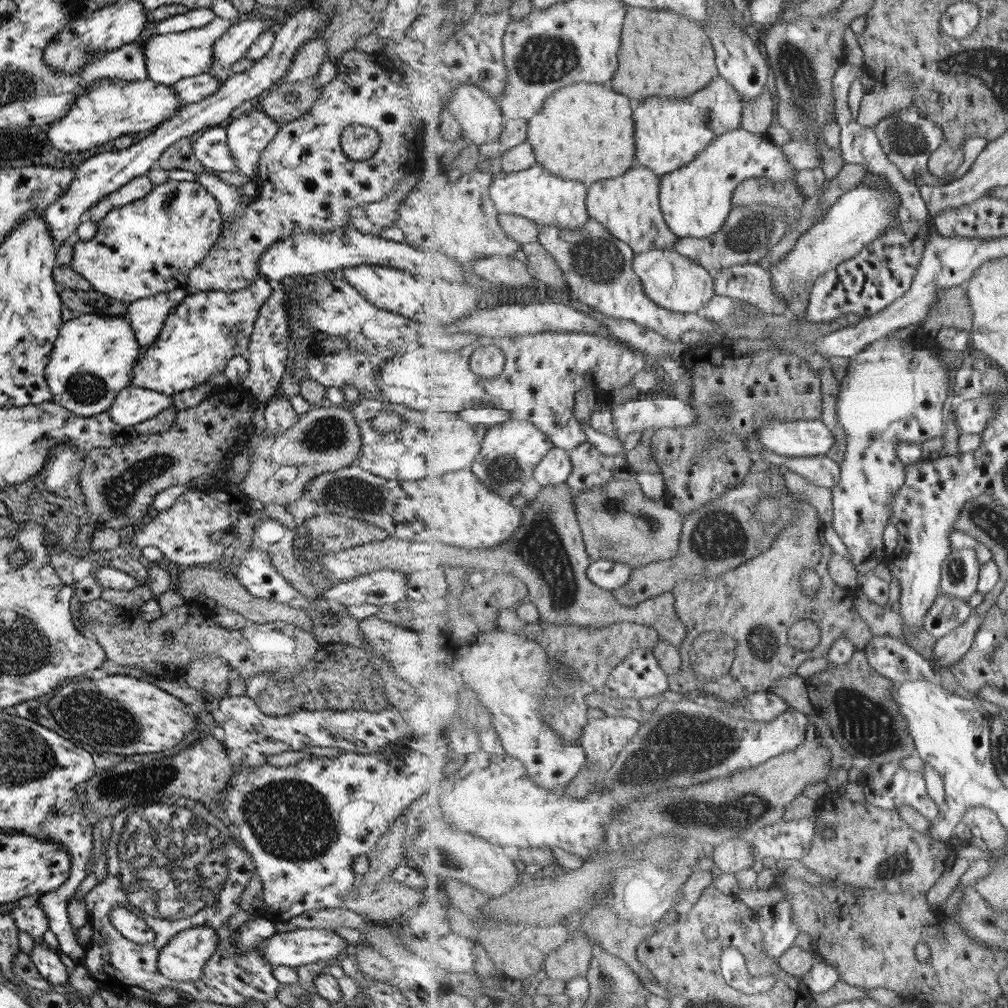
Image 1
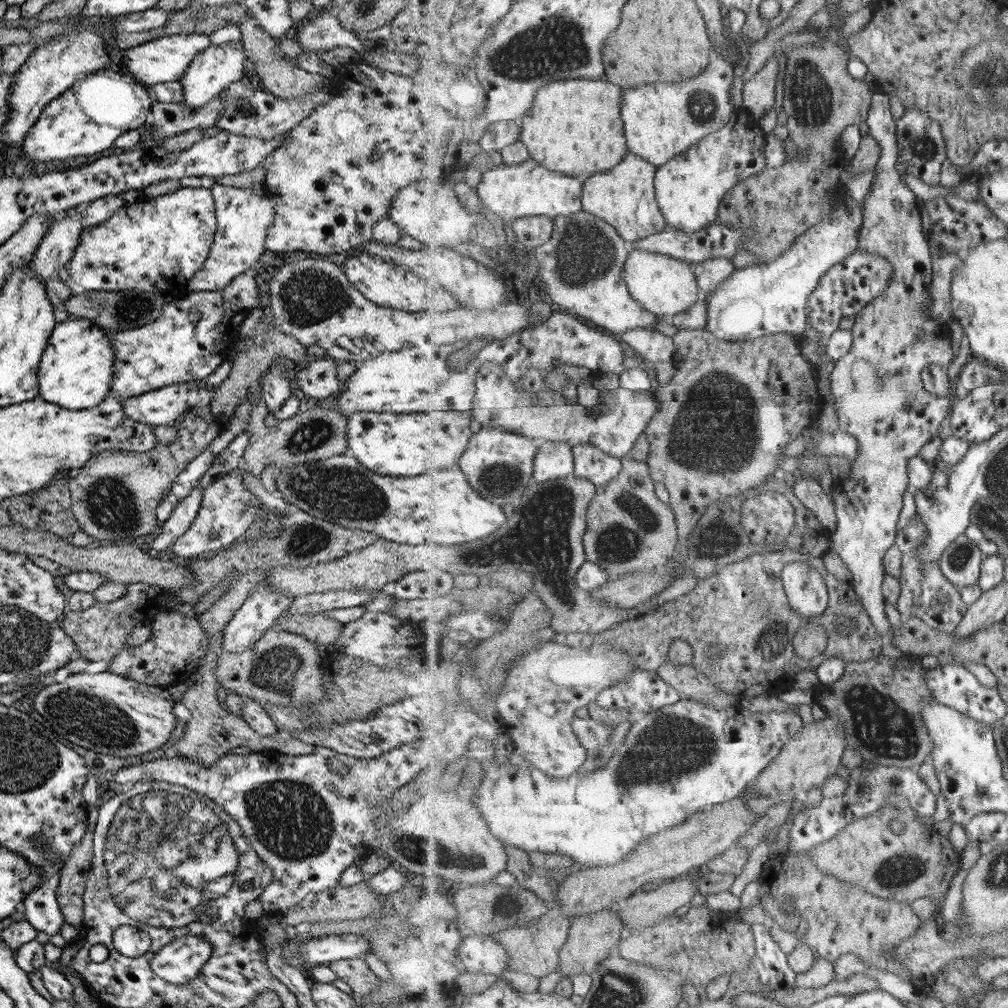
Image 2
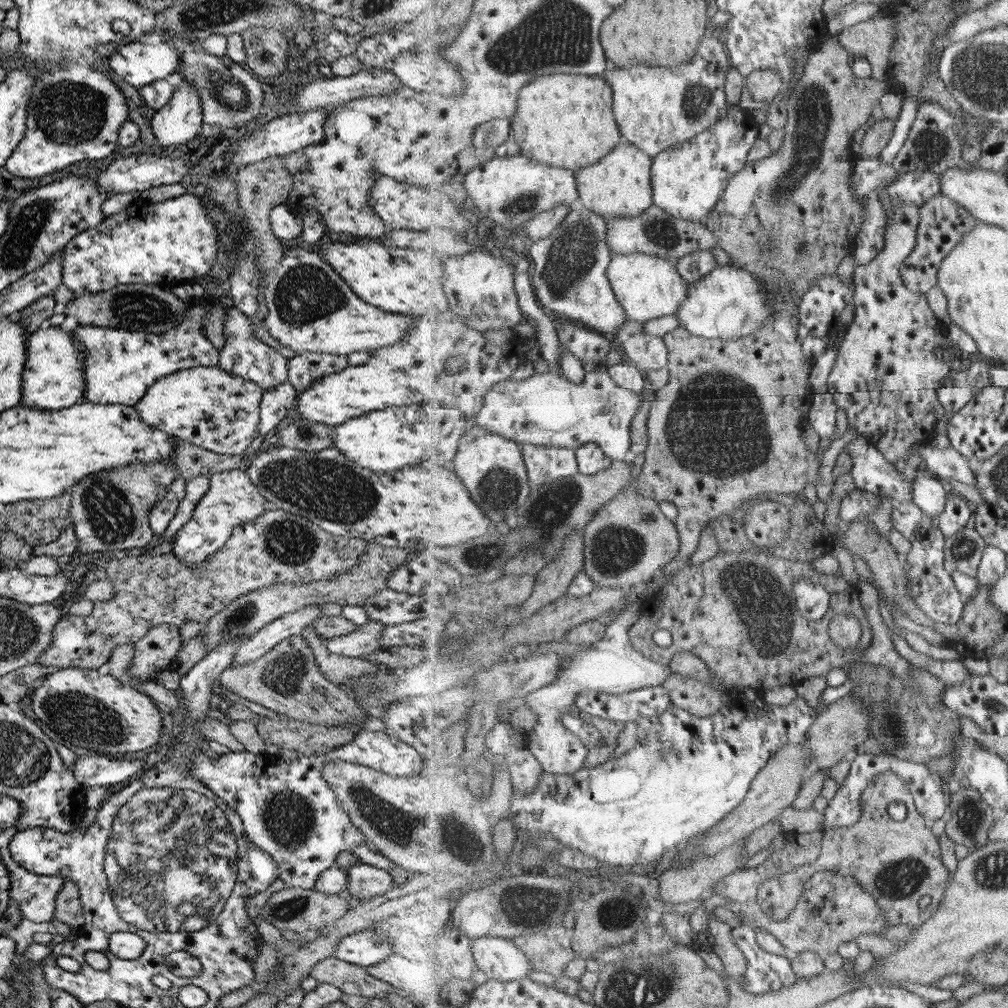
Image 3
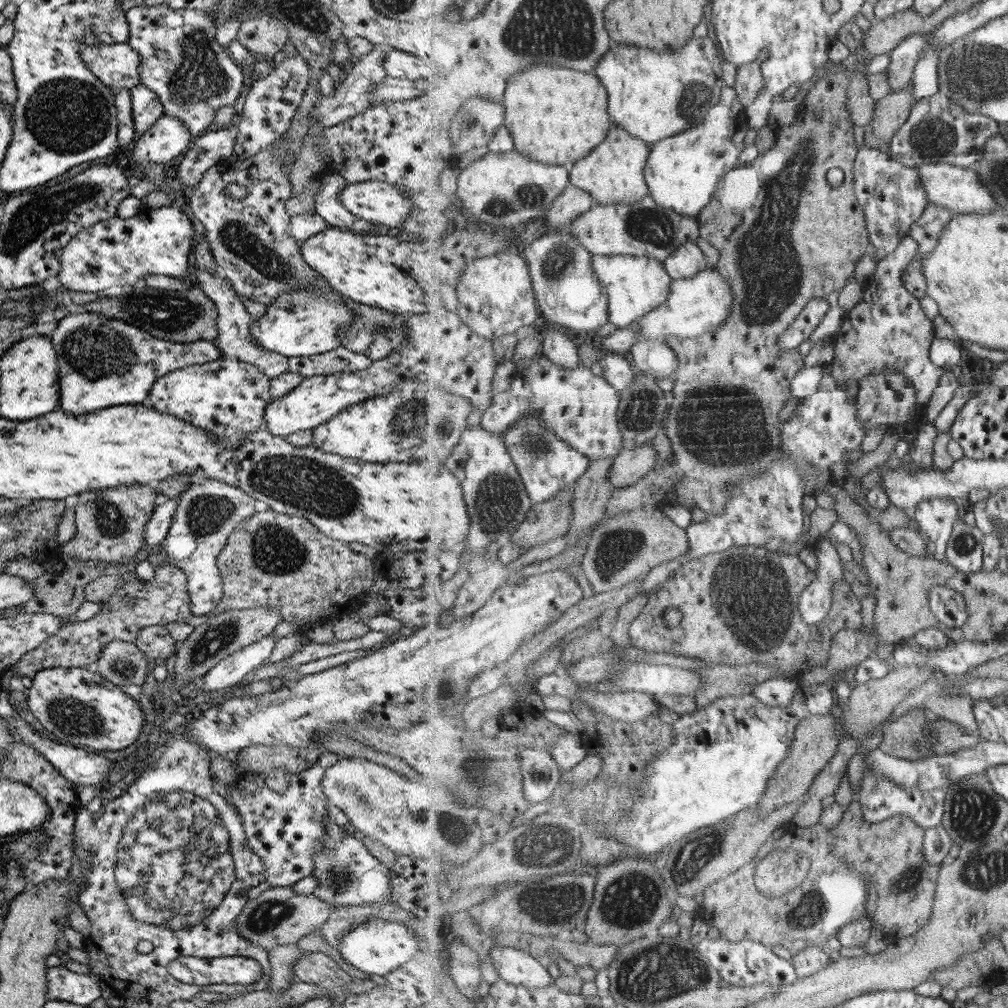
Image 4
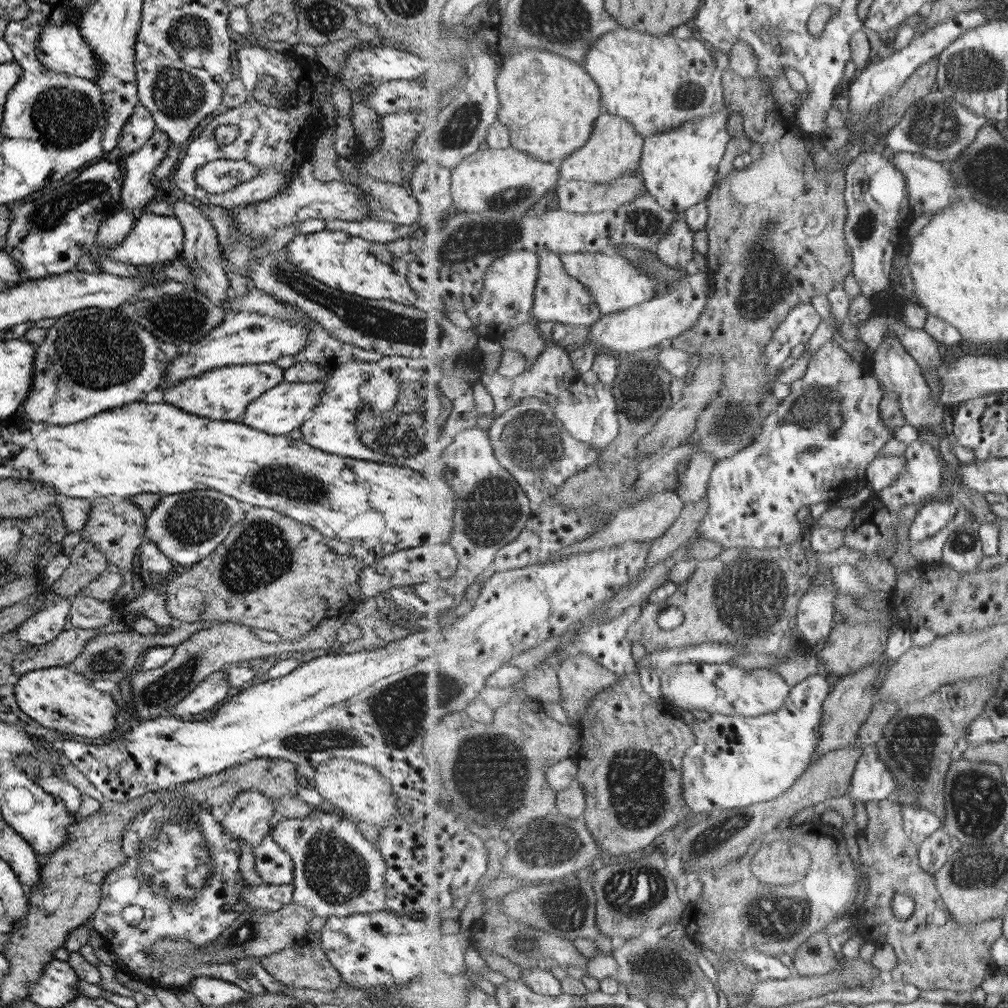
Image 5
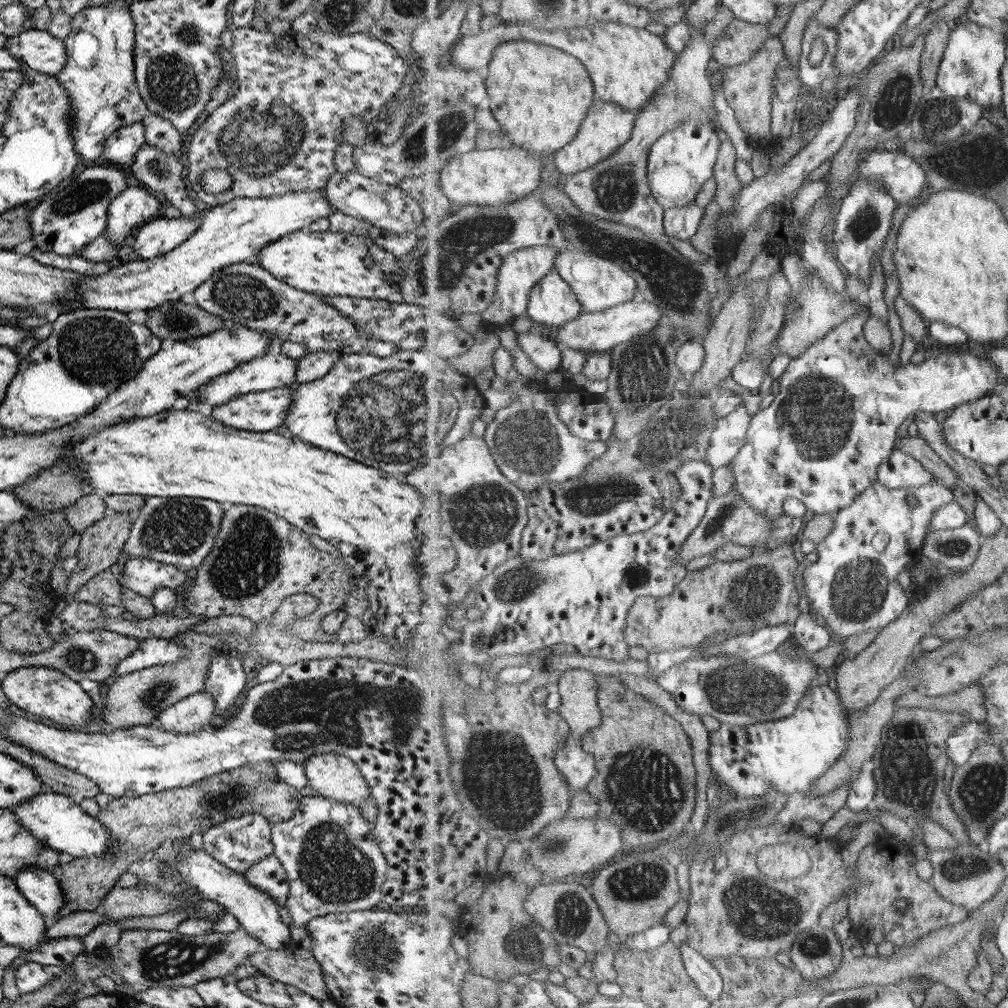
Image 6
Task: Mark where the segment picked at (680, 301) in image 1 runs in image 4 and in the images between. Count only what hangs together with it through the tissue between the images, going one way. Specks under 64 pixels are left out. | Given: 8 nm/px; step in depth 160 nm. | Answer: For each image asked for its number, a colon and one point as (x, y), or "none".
2: (664, 285)
3: (648, 286)
4: (635, 285)

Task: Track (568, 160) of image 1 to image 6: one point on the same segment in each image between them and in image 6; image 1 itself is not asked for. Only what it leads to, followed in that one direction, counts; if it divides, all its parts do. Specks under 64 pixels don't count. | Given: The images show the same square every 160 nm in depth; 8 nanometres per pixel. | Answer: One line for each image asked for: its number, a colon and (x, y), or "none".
2: (575, 127)
3: (566, 121)
4: (558, 116)
5: (550, 103)
6: (540, 95)

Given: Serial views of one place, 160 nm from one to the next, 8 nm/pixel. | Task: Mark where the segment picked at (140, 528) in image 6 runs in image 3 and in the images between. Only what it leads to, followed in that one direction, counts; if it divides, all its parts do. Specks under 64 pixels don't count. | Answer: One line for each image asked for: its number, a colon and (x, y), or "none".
3: (231, 499)
4: (206, 512)
5: (187, 526)

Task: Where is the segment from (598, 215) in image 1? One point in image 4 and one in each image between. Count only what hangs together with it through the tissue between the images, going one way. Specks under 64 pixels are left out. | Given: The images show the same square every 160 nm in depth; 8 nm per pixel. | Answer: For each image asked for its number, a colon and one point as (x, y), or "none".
2: (625, 196)
3: (619, 186)
4: (614, 173)

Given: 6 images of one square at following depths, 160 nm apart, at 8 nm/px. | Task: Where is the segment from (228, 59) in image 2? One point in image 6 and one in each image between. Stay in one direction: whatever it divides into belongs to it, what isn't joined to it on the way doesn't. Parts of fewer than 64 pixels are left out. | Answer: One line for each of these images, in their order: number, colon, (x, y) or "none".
3: (178, 121)
4: (166, 138)
5: (137, 189)
6: (130, 209)

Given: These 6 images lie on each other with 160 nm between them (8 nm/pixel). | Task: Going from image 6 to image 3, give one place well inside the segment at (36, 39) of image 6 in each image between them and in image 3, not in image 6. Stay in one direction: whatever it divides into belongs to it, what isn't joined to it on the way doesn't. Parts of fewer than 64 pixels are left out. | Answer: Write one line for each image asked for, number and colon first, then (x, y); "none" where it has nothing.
3: (138, 63)
4: (116, 65)
5: (61, 48)

